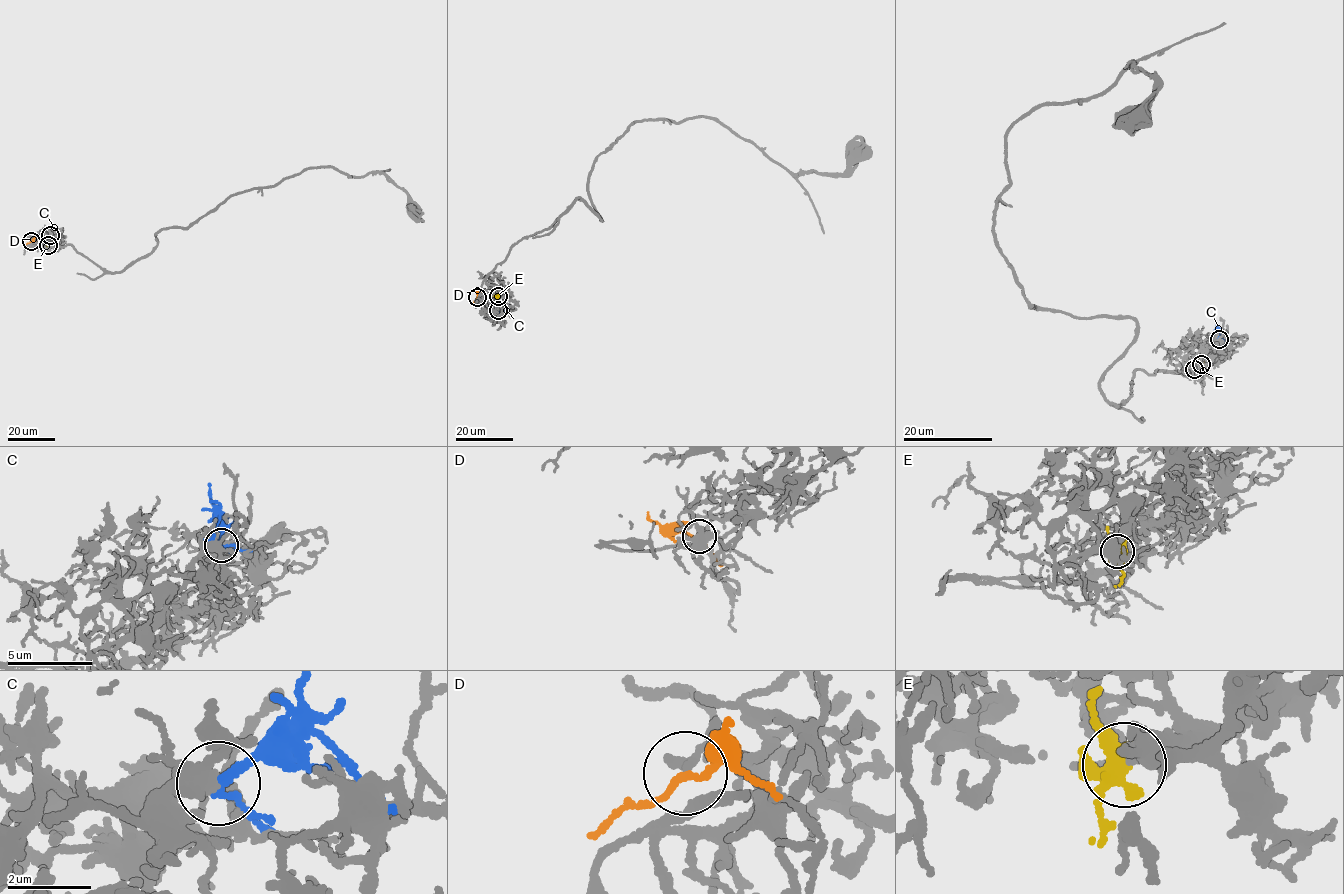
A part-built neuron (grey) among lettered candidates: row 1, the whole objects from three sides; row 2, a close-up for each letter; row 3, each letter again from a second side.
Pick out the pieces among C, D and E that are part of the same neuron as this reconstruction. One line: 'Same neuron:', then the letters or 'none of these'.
Same neuron: E

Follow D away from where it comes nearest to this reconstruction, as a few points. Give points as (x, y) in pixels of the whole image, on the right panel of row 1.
D: (1193, 369), (1183, 367), (1181, 362)

